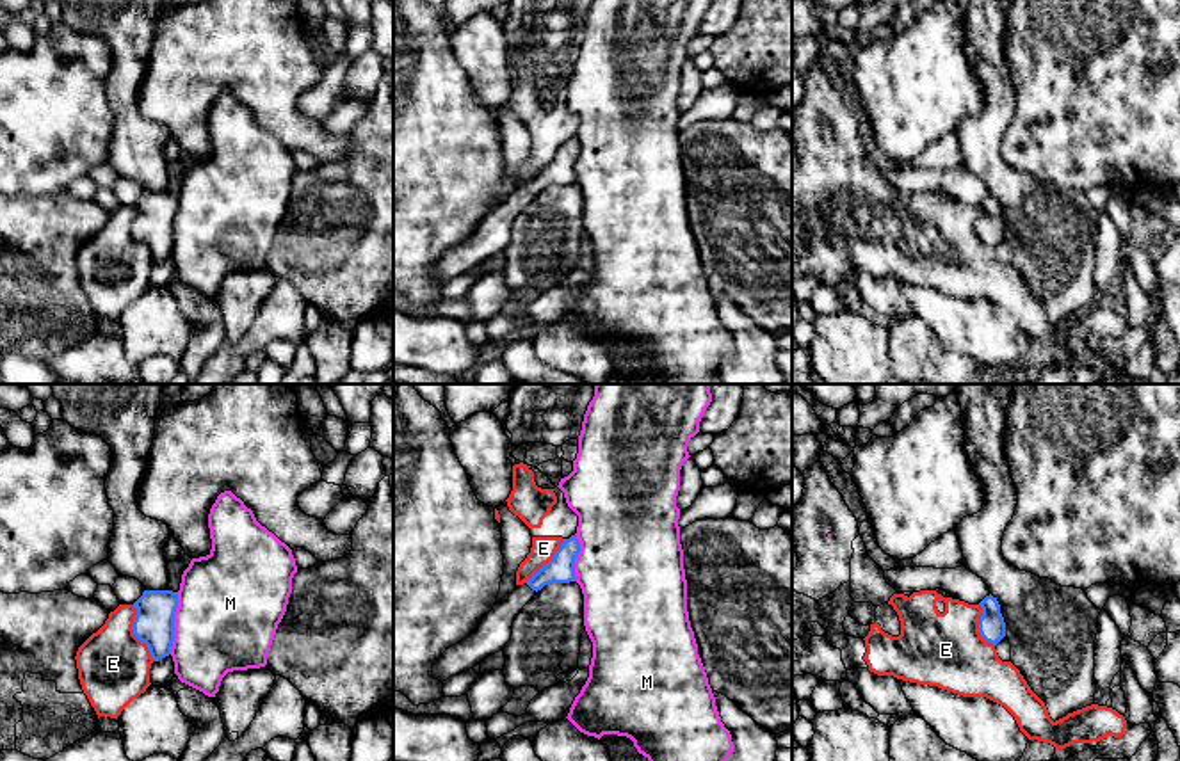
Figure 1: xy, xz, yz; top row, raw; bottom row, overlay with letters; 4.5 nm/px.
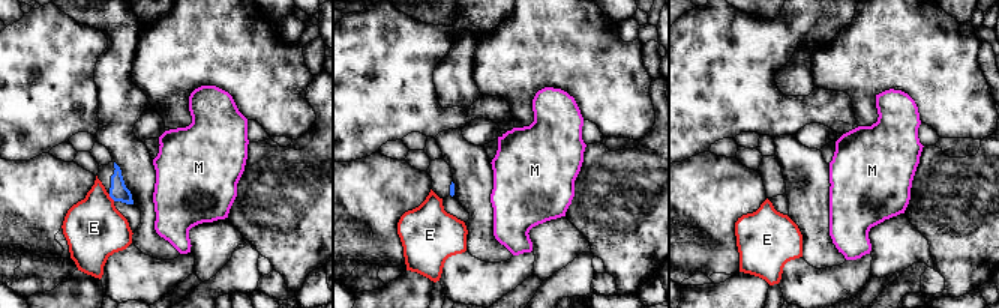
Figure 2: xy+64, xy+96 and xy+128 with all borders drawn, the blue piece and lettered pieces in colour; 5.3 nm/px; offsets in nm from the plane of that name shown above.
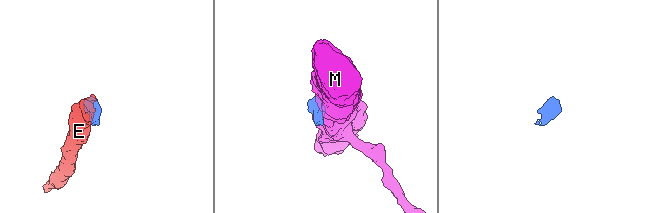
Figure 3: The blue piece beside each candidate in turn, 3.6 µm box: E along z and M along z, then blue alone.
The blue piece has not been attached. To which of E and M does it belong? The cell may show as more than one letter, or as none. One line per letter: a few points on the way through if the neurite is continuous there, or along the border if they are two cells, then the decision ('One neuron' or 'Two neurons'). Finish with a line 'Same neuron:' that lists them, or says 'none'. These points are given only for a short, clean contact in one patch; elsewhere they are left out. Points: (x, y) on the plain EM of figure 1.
E: Two neurons
M: Boundary: xy (177, 194), (175, 242), (169, 255). Two neurons
Same neuron: none

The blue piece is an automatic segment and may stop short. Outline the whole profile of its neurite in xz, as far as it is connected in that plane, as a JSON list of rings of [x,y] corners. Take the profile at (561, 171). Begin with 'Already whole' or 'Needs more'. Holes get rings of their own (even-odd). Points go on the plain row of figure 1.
Needs more. [[[577,137],[564,140],[552,162],[530,181],[502,199],[477,229],[461,244],[449,249],[432,267],[432,279],[449,279],[473,270],[484,260],[502,252],[513,236],[513,224],[523,208],[550,185],[570,185],[577,181],[575,162],[580,155]]]

